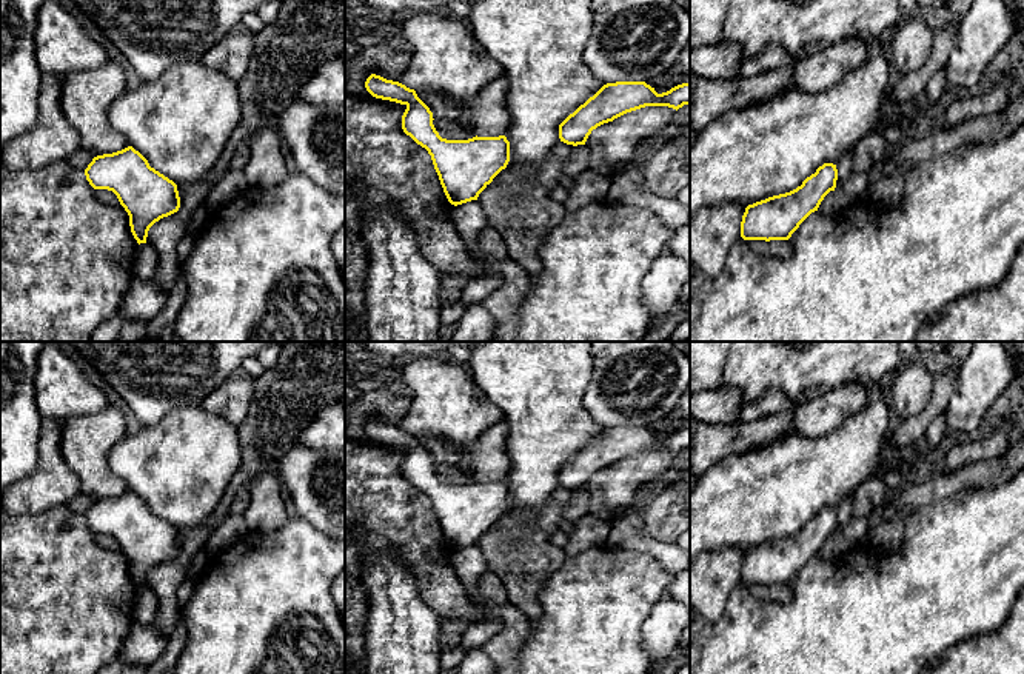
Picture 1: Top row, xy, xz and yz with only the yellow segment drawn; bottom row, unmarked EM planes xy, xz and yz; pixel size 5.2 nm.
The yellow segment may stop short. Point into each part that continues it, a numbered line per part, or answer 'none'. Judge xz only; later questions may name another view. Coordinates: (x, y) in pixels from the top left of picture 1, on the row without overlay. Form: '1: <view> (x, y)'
none

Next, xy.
none

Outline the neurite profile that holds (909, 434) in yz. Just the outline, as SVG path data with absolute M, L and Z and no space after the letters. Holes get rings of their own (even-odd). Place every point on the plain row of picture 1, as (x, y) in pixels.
M959 366L944 371L935 379L933 394L927 408L918 415L904 419L896 431L890 434L888 446L893 451L905 454L922 442L932 420L947 411L958 371Z

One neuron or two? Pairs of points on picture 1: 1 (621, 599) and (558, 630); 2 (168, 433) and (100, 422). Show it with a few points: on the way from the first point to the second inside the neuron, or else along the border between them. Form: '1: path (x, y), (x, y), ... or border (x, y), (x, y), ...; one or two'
1: path (605, 599), (573, 630); one
2: border (127, 433), (110, 451), (110, 465); two

